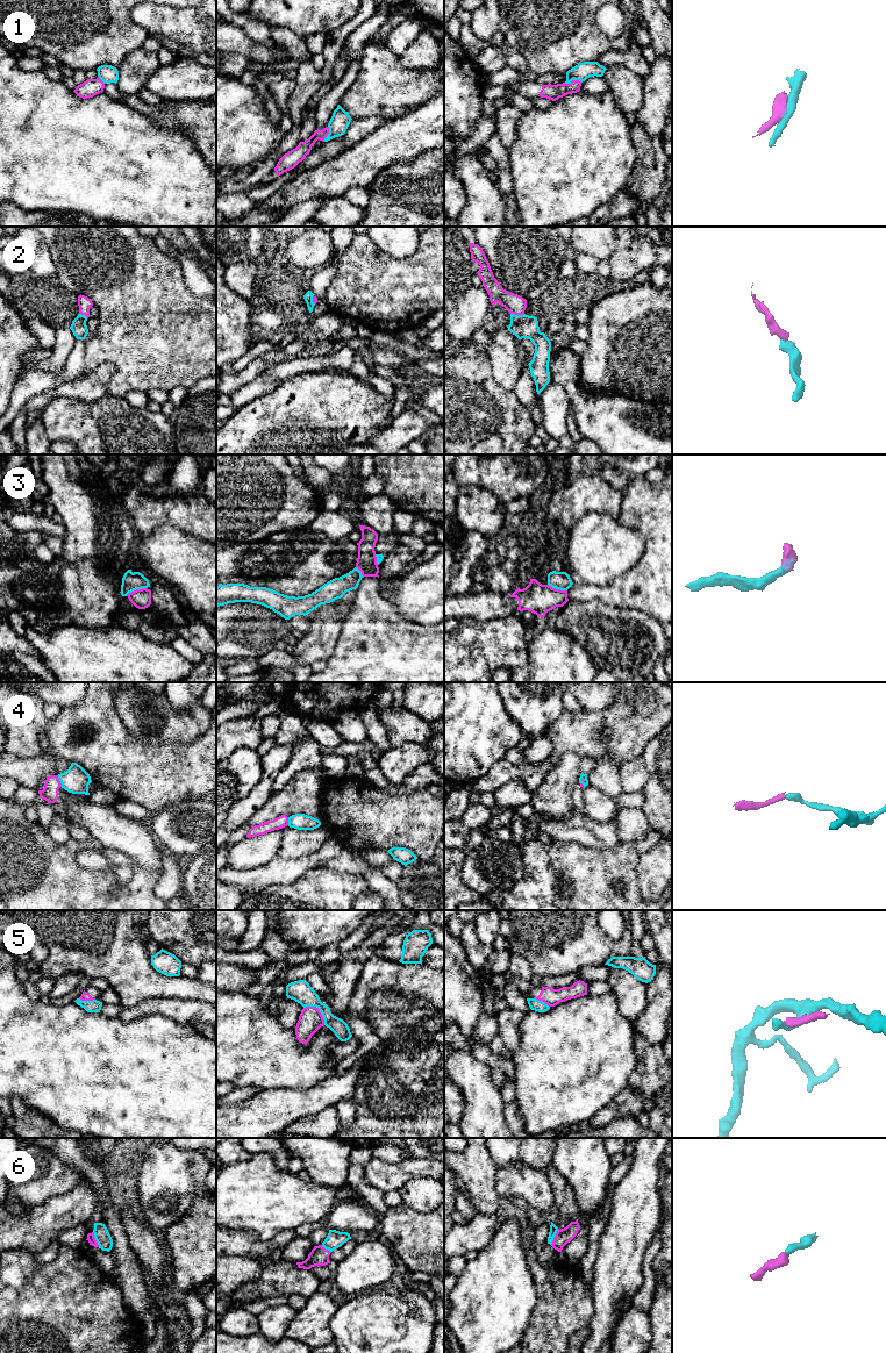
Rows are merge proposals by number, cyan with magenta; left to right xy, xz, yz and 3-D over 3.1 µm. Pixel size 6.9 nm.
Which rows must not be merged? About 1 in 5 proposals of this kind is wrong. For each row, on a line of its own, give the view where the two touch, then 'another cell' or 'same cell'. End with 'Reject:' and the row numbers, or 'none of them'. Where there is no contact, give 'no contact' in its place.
1: meets cyan in yz; another cell
2: meets cyan in yz; same cell
3: meets cyan in xy; another cell
4: meets cyan in xy; another cell
5: meets cyan in xz; another cell
6: meets cyan in yz; same cell
Reject: 1, 3, 4, 5

